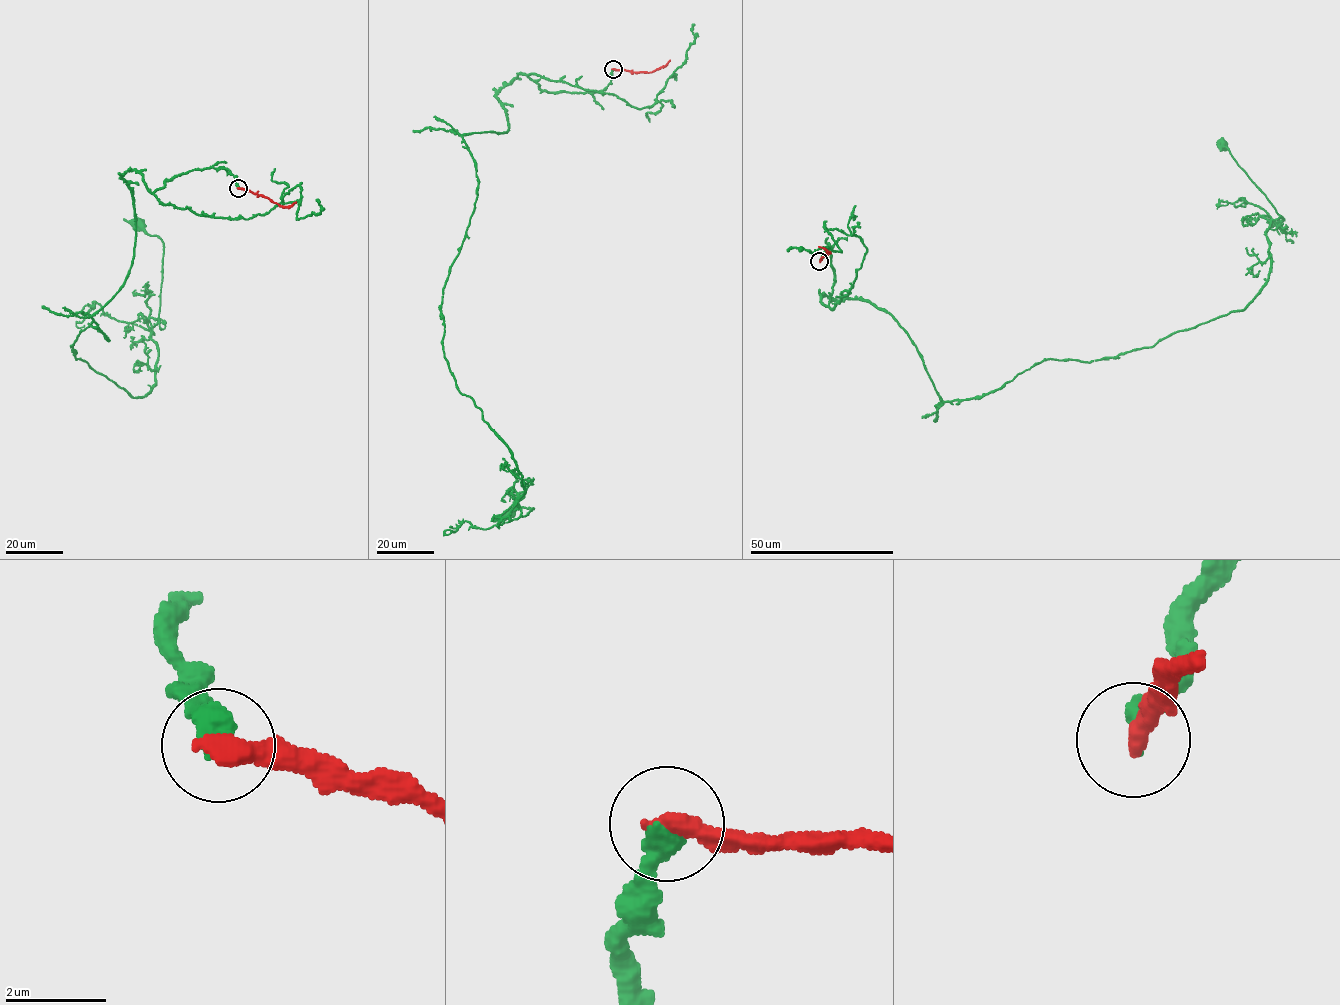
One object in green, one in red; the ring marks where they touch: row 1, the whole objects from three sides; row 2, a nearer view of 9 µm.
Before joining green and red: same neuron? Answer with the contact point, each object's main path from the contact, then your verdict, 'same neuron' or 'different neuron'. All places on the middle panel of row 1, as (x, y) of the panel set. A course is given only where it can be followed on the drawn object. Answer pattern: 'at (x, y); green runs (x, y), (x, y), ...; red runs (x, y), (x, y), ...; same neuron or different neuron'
at (613, 69); green runs (613, 69), (593, 93), (518, 73), (508, 131), (463, 135), (443, 350), (521, 475), (533, 509), (508, 513); red runs (613, 69), (648, 73), (663, 67), (670, 60); different neuron

